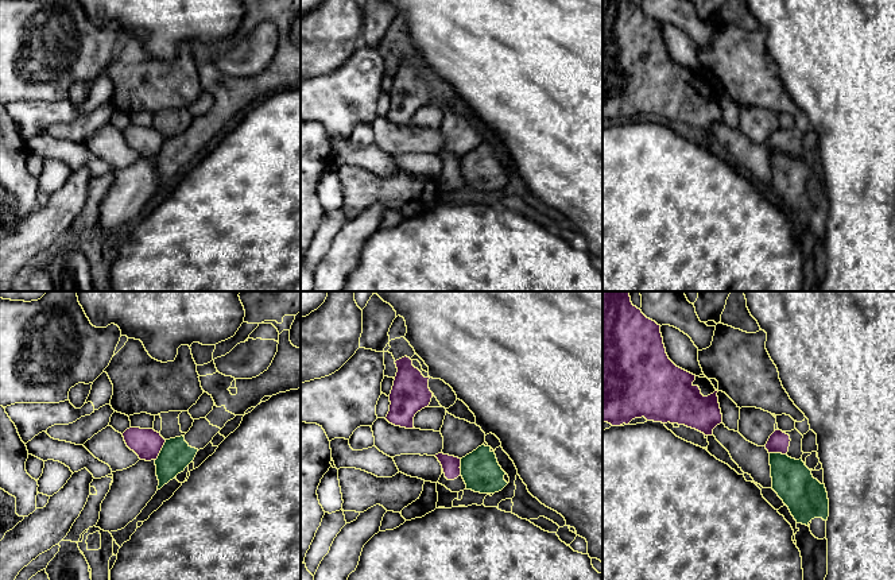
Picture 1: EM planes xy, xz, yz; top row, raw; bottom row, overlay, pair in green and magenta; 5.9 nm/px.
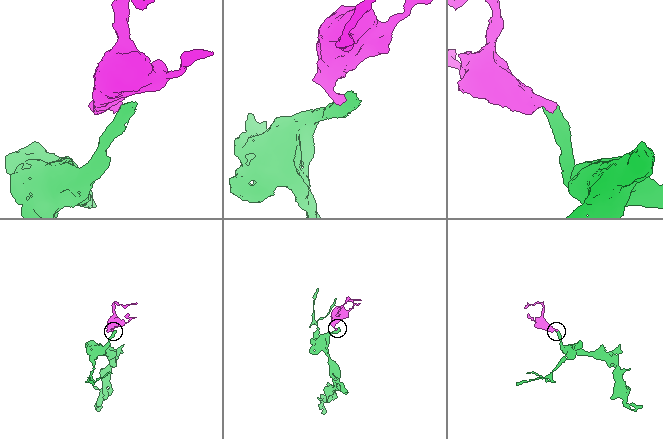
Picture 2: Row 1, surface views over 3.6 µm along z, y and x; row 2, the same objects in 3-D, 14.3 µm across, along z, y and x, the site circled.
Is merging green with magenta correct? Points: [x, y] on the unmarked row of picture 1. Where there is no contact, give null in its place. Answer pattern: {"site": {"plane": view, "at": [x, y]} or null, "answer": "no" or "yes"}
{"site": {"plane": "xy", "at": [161, 149]}, "answer": "no"}

